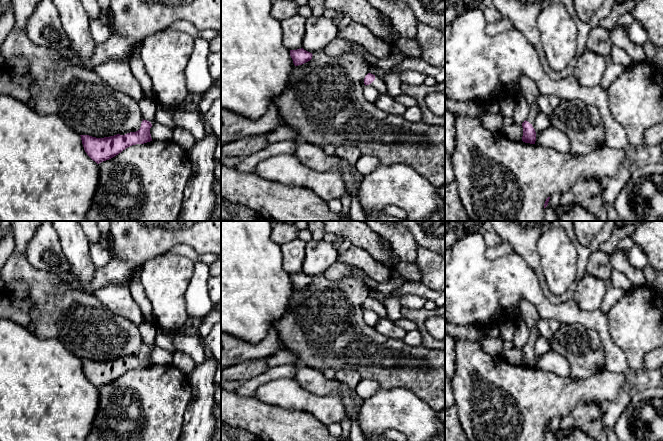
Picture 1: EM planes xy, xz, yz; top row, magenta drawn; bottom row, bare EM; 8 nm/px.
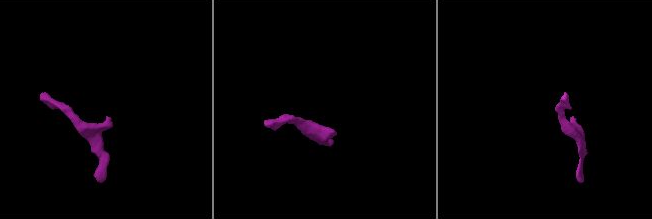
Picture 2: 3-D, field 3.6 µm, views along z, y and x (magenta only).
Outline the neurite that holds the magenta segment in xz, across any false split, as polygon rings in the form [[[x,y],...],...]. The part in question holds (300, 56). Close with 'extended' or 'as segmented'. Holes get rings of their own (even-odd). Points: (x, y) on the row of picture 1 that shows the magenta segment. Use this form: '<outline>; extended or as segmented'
[[[303,48],[297,50],[290,50],[290,56],[295,66],[302,65],[312,59],[312,53]]]; as segmented

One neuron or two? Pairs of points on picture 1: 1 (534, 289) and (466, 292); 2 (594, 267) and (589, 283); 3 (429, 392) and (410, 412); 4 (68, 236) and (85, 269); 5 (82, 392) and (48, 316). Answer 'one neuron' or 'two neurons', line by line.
1: one neuron
2: two neurons
3: two neurons
4: one neuron
5: two neurons

